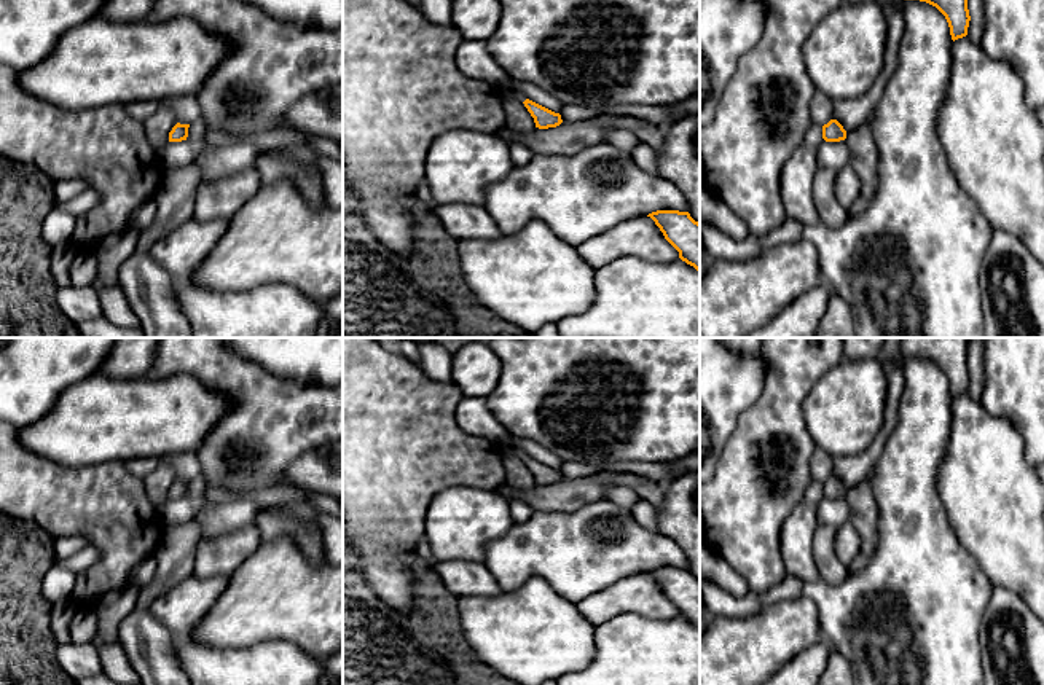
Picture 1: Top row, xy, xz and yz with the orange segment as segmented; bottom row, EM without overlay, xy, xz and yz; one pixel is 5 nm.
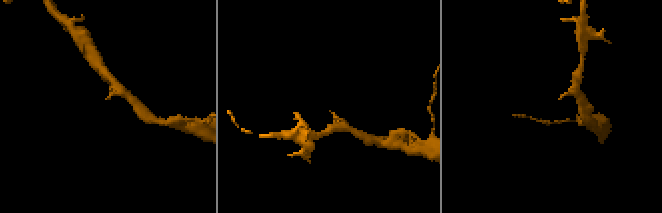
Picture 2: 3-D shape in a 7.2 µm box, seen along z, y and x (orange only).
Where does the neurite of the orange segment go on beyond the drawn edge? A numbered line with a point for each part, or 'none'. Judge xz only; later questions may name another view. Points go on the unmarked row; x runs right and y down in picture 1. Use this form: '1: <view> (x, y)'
none

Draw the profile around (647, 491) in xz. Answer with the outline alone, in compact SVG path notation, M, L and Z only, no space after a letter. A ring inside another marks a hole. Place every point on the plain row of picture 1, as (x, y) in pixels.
M647 481L644 484L633 487L641 499L647 500L653 507L660 507L663 502L663 491L653 484L653 481Z

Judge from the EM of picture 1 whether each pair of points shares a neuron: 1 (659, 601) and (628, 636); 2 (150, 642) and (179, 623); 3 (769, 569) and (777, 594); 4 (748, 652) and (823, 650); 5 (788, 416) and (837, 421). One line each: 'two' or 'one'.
1: two
2: two
3: two
4: two
5: two

